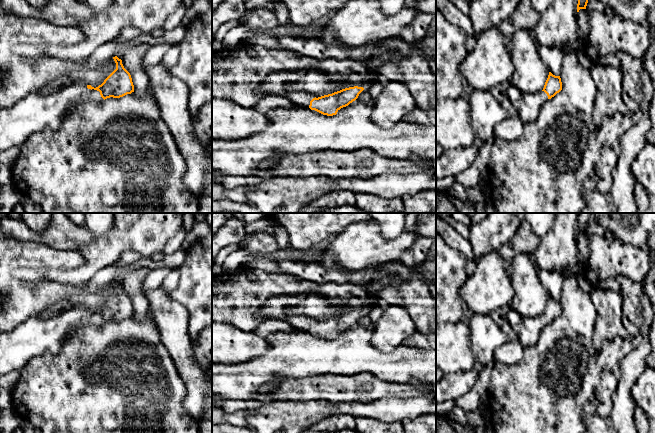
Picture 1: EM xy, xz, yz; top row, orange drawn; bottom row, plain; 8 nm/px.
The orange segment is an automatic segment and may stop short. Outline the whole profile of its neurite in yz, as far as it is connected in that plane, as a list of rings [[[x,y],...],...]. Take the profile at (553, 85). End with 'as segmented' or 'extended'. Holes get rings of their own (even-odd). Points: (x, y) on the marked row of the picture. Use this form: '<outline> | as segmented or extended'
[[[549,72],[542,91],[523,93],[513,85],[507,88],[507,98],[510,100],[522,122],[528,123],[537,119],[541,106],[562,90],[560,76]]] | extended

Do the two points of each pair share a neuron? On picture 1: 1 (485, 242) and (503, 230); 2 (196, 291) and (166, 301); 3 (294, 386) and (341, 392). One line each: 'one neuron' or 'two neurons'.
1: one neuron
2: two neurons
3: one neuron

